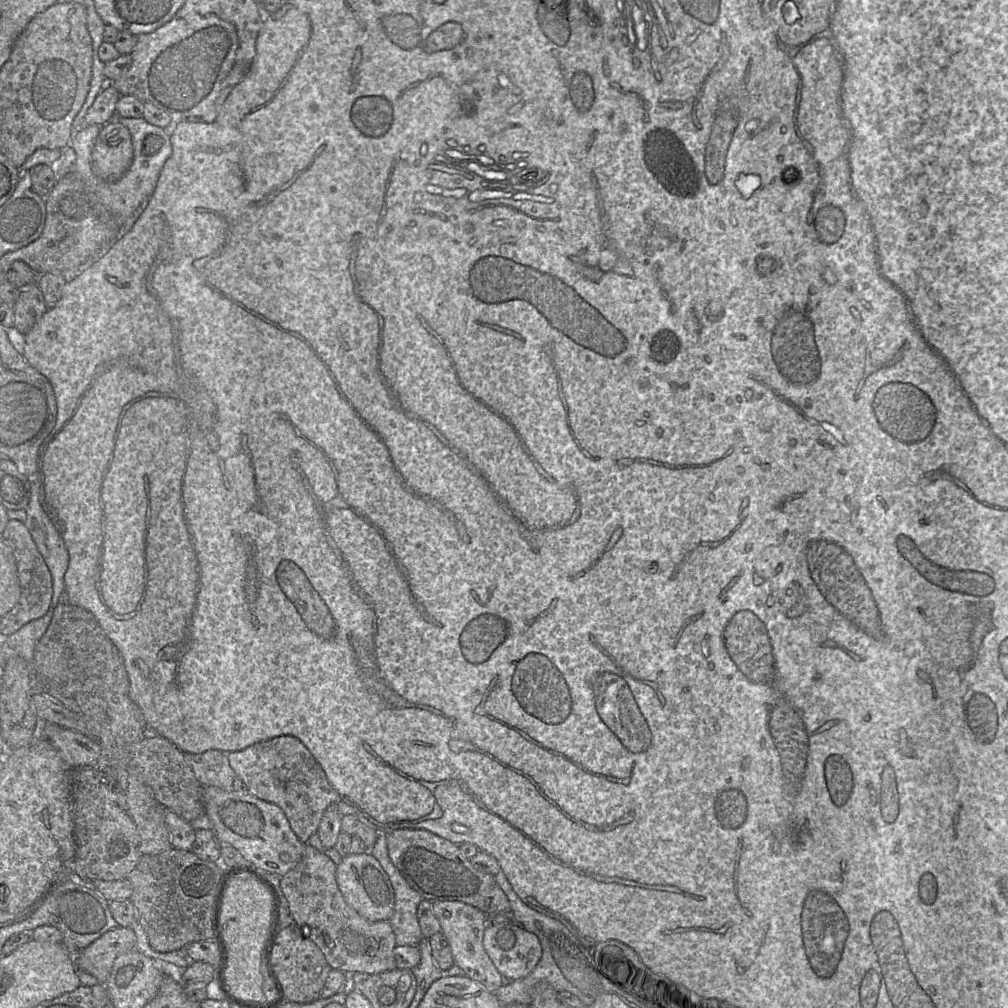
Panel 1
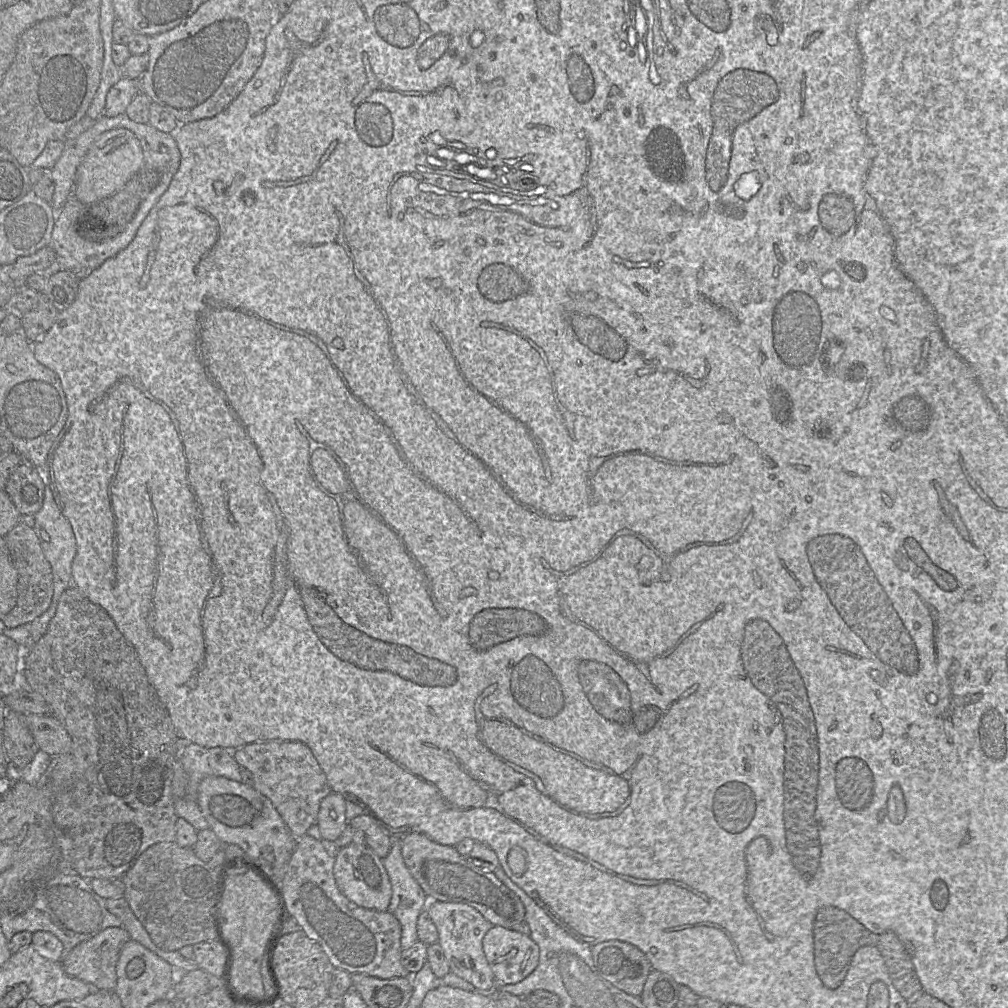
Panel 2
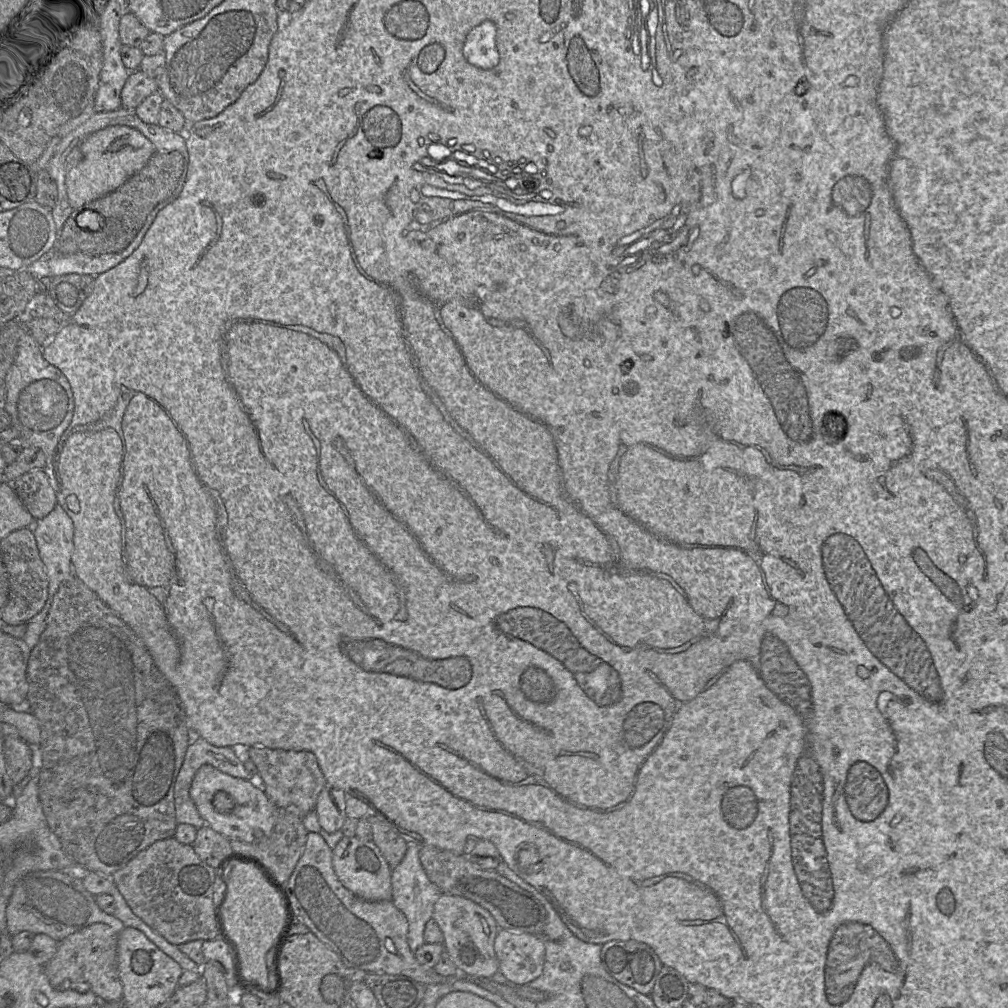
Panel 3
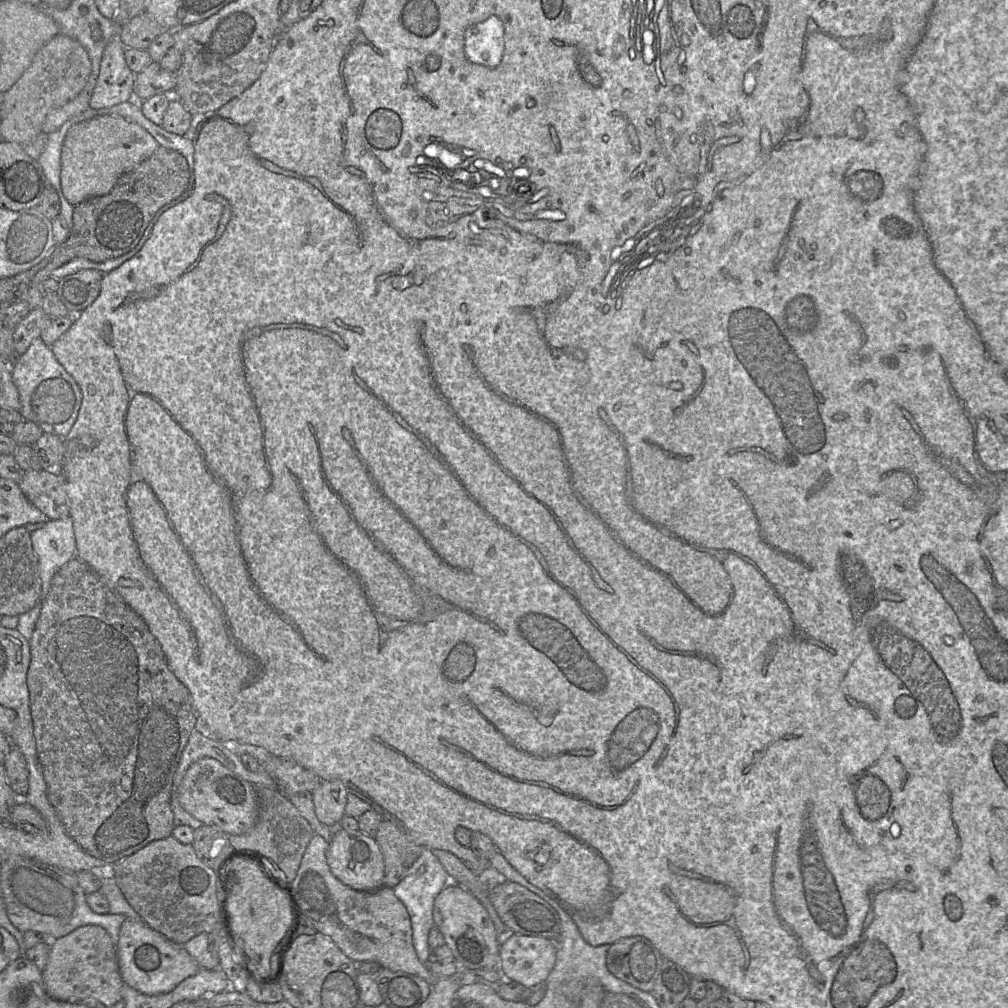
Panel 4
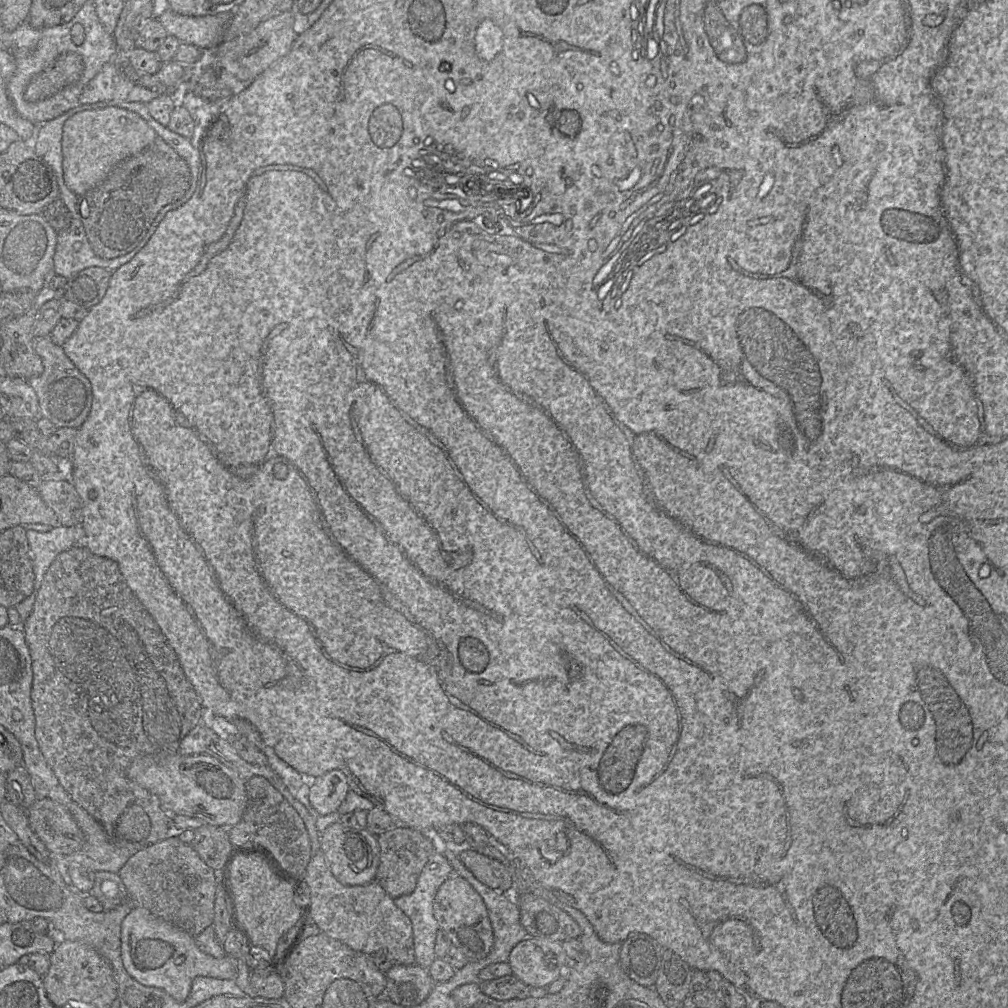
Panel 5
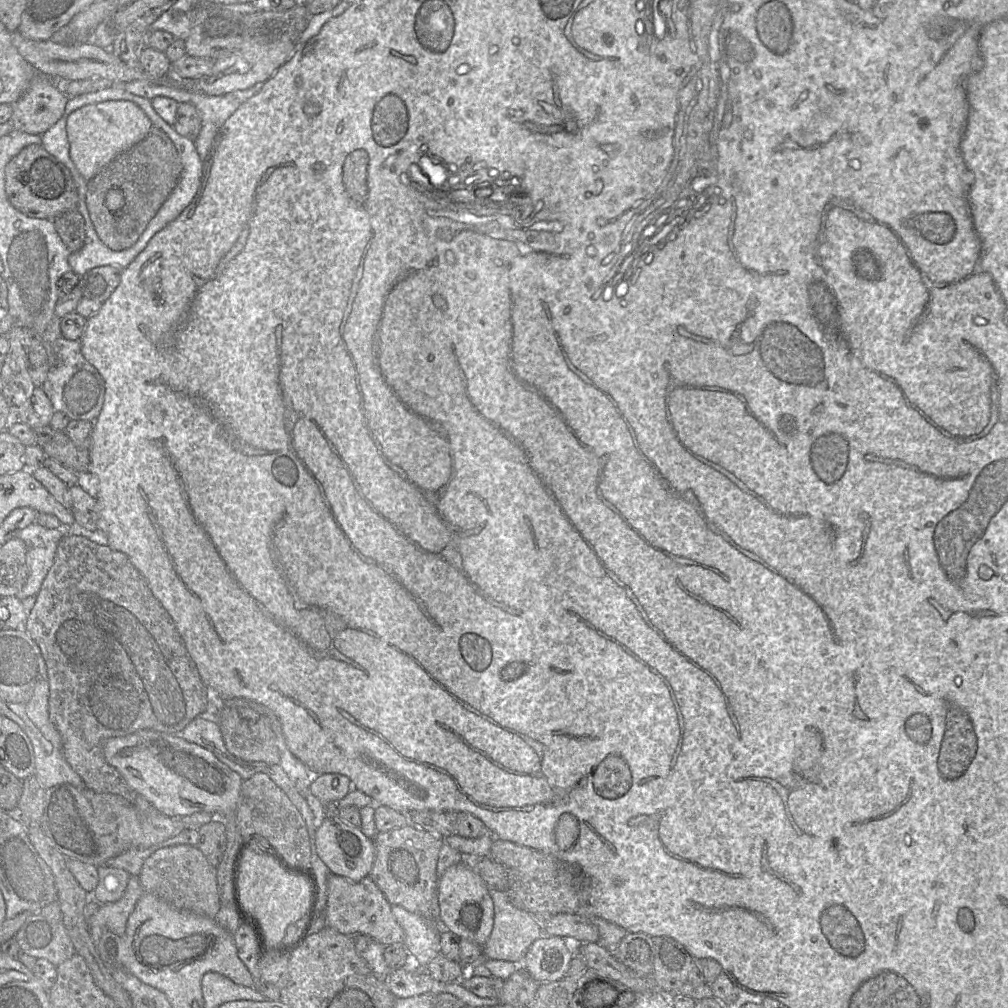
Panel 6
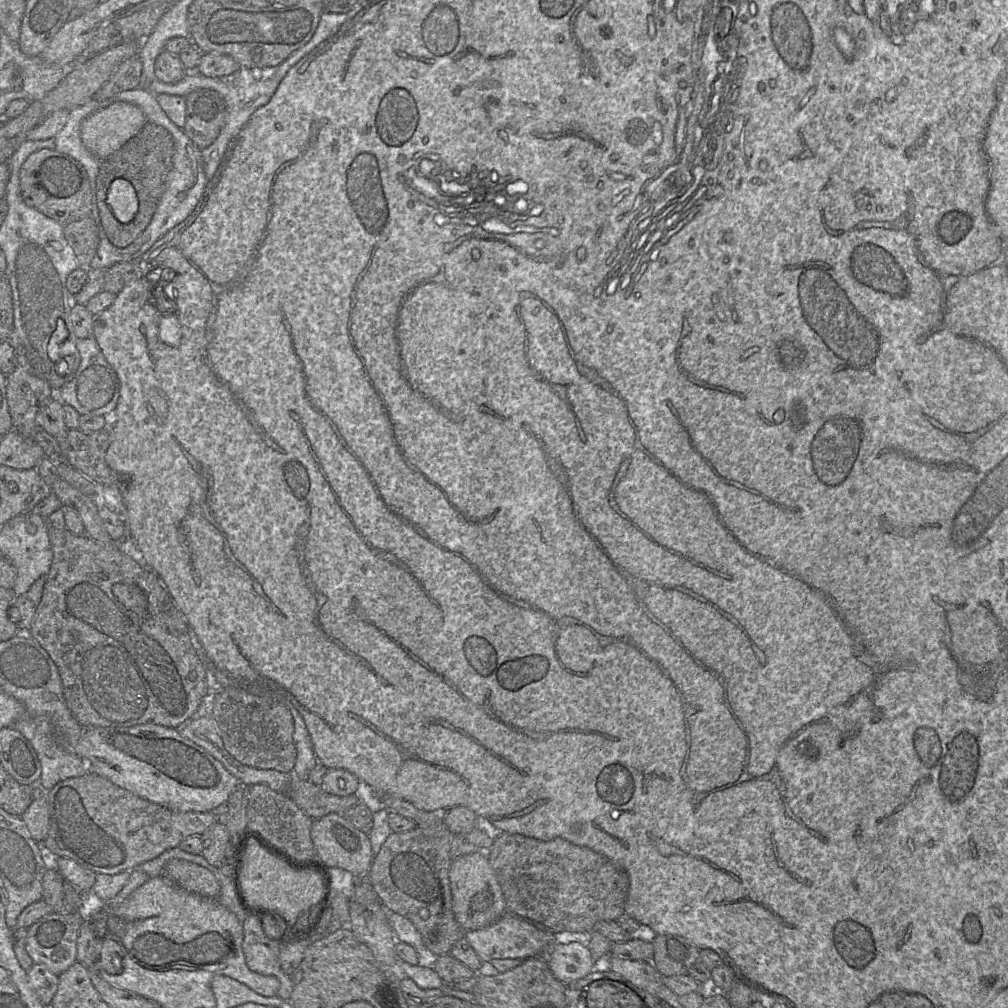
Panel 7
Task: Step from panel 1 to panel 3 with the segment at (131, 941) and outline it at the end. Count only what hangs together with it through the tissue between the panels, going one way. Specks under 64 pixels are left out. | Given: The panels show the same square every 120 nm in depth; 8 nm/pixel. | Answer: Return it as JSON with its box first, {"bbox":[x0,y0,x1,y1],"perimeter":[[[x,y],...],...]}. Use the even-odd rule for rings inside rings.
{"bbox":[44,923,123,1002],"perimeter":[[[94,923],[58,942],[56,953],[44,966],[50,984],[56,989],[92,992],[101,1002],[121,1002],[123,985],[118,974],[118,937],[119,933],[109,925]]]}

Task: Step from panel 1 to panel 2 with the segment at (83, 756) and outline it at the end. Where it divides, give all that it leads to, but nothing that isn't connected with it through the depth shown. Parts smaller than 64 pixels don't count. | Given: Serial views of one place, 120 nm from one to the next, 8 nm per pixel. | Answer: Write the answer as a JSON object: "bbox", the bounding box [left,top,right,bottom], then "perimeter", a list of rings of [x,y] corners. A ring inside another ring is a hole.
{"bbox":[25,715,72,756],"perimeter":[[[25,715],[25,722],[39,750],[50,756],[70,750],[72,746],[70,735],[52,715]]]}

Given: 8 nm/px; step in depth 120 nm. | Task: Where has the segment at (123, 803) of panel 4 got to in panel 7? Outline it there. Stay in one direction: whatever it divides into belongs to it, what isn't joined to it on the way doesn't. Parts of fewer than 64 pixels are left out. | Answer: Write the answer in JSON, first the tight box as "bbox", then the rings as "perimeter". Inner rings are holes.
{"bbox":[30,525,208,728],"perimeter":[[[48,525],[48,535],[53,550],[53,560],[45,580],[41,600],[36,607],[30,633],[57,666],[62,682],[64,698],[74,719],[83,727],[156,724],[170,728],[179,728],[196,716],[203,698],[208,693],[207,665],[198,656],[192,644],[189,635],[189,626],[185,616],[176,608],[158,575],[143,563],[137,562],[130,555],[120,551],[116,546],[105,546],[85,534],[76,536],[66,528],[59,529]],[[116,583],[138,586],[147,596],[148,614],[137,615],[122,605],[112,592],[112,586]]]}

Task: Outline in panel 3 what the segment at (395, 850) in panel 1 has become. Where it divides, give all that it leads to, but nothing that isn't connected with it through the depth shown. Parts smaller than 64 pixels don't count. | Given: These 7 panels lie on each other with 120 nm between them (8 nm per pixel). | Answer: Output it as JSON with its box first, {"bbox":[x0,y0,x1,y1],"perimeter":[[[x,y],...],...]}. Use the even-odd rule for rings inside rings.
{"bbox":[419,845,547,936],"perimeter":[[[421,845],[419,859],[429,880],[441,893],[461,896],[477,903],[493,916],[500,929],[536,936],[543,935],[547,922],[547,911],[544,906],[531,893],[495,870],[481,869],[464,855],[457,855],[450,850],[431,845]]]}

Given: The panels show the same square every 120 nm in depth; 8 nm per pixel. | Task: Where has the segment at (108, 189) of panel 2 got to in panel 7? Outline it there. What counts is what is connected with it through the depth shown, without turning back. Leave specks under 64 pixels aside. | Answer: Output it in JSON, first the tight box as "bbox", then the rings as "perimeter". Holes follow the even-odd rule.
{"bbox":[80,101,147,160],"perimeter":[[[116,101],[86,117],[80,128],[84,146],[99,160],[119,150],[147,123],[136,105]]]}

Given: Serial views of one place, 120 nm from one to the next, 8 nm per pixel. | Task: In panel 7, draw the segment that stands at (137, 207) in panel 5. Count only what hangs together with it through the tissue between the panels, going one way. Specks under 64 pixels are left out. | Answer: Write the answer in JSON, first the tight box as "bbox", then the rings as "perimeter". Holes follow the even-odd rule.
{"bbox":[94,122,175,248],"perimeter":[[[147,122],[138,134],[127,141],[119,150],[100,161],[94,188],[94,196],[101,223],[109,241],[118,248],[129,246],[147,228],[160,198],[166,190],[168,175],[172,169],[175,143],[172,135],[164,127]],[[123,178],[134,187],[139,207],[134,219],[121,223],[113,215],[108,203],[107,194],[113,180]]]}

